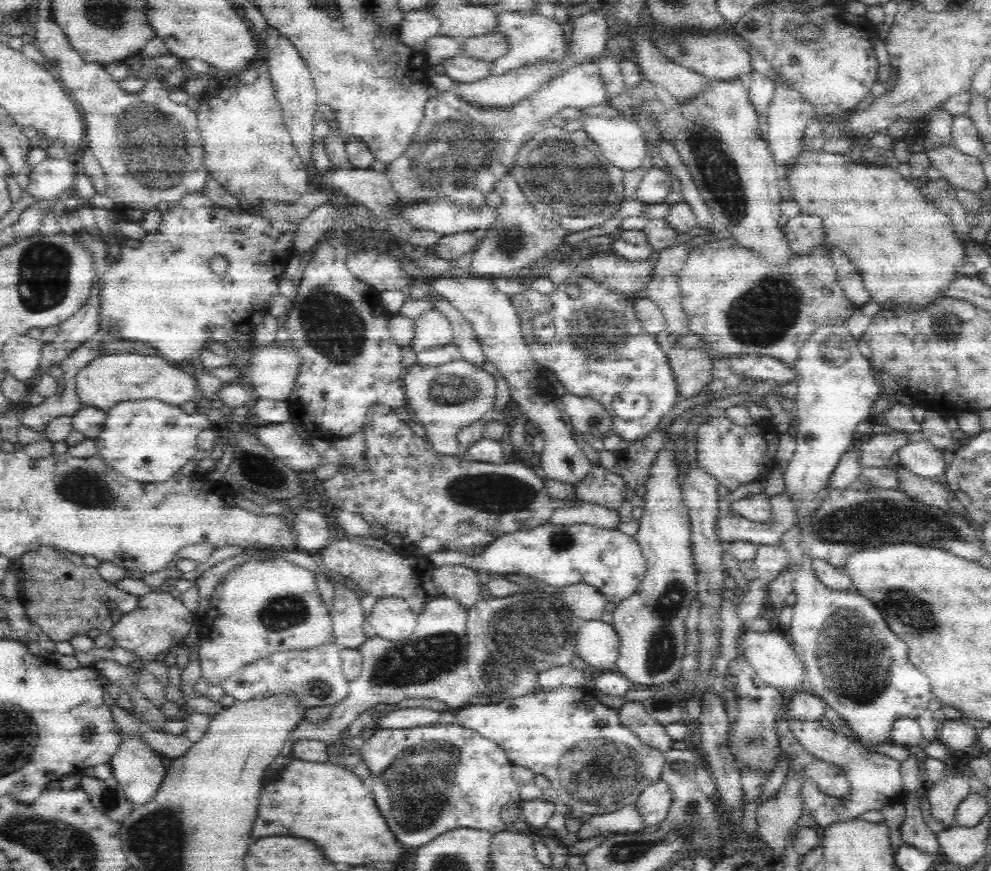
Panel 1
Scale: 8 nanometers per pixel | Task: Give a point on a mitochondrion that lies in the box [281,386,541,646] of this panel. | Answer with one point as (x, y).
(496, 493)

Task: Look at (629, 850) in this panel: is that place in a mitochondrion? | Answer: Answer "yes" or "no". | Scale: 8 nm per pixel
yes

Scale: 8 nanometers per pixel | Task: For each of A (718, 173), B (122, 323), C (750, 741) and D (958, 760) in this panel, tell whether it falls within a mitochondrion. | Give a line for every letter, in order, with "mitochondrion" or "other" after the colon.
A: mitochondrion
B: other
C: mitochondrion
D: other

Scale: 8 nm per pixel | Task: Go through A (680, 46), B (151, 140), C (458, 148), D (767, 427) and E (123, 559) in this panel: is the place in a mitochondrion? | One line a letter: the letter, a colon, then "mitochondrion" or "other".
A: mitochondrion
B: mitochondrion
C: mitochondrion
D: other
E: other

